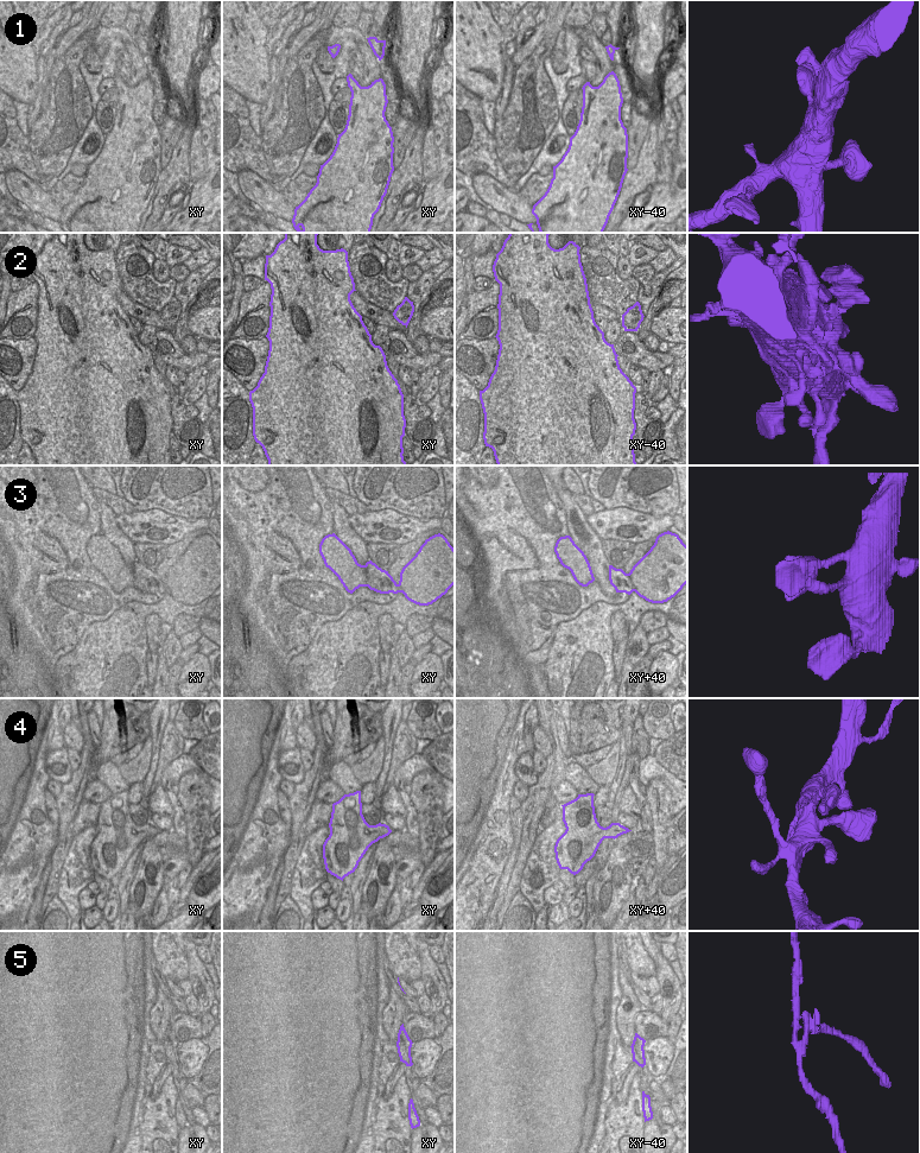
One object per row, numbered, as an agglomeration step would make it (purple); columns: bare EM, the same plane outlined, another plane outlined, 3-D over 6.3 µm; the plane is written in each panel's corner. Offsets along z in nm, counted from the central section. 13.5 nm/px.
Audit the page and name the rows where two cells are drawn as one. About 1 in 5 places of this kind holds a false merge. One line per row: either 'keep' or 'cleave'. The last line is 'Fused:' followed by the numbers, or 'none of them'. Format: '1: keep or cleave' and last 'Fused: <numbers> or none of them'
1: keep
2: keep
3: keep
4: keep
5: cleave
Fused: 5

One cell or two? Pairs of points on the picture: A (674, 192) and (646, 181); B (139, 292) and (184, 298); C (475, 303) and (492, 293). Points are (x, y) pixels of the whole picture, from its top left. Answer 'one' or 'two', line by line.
A: two
B: two
C: one

